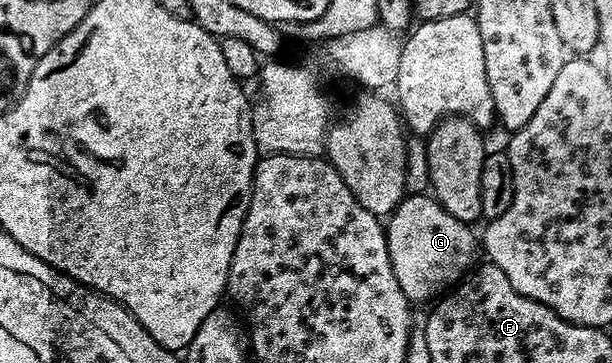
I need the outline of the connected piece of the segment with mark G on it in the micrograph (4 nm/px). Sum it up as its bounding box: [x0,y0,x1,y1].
[385,194,479,302]

